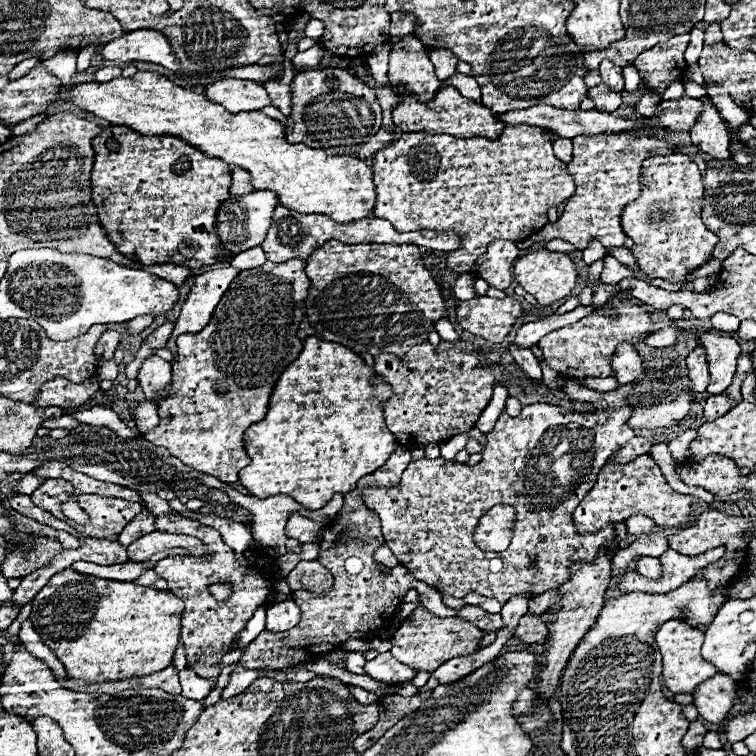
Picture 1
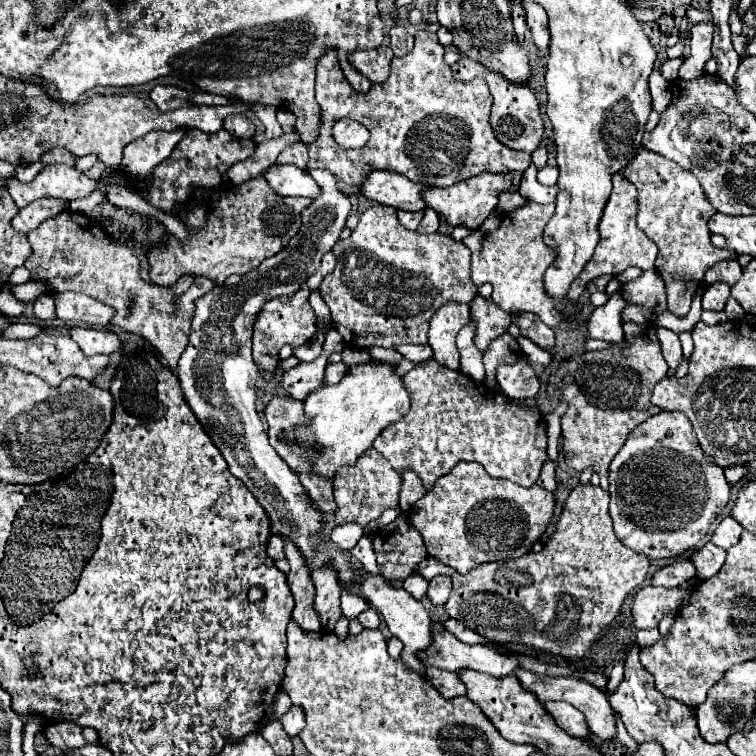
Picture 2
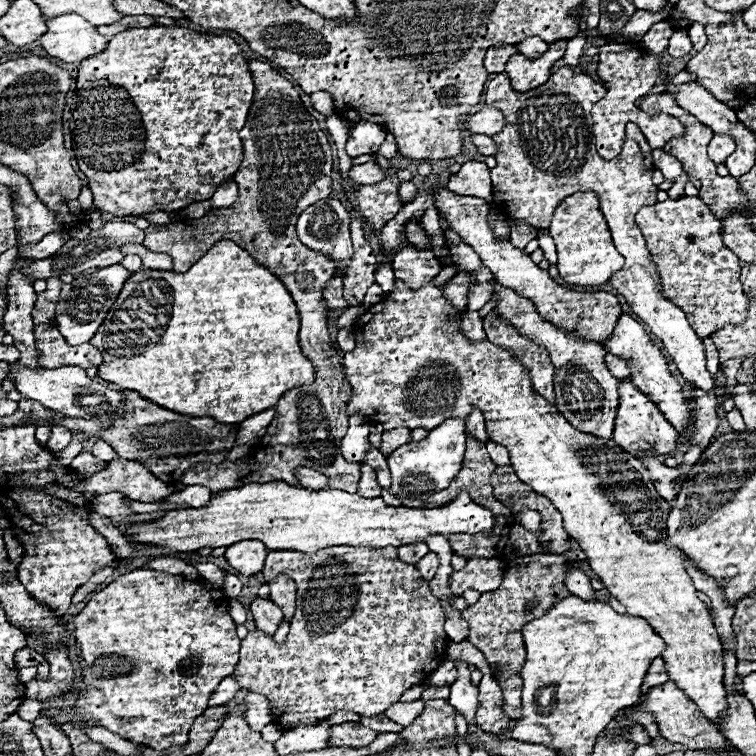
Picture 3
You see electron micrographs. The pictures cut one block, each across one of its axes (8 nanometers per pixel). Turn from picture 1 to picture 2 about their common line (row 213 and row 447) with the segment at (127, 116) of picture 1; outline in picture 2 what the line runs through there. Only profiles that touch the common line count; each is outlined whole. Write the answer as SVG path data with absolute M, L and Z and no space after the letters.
M392 362L352 366L338 384L322 386L304 400L304 414L310 424L296 428L296 444L318 454L310 458L312 472L330 480L340 468L352 466L372 446L376 436L388 424L400 420L408 408L408 392L402 386L402 378L394 374Z

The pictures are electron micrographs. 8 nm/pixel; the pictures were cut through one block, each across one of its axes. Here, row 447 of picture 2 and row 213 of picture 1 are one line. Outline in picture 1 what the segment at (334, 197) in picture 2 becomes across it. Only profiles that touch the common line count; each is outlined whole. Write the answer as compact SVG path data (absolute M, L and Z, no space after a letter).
M254 190L250 194L230 196L228 200L220 202L220 208L216 212L216 234L220 236L222 248L232 254L238 254L248 248L260 246L270 228L272 212L276 204L278 204L278 198L270 190Z

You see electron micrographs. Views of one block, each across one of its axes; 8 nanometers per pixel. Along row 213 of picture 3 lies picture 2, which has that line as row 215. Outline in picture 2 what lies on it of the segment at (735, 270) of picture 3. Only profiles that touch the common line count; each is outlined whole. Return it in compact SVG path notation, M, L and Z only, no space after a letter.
M642 148L626 166L624 176L638 188L638 228L642 228L658 244L656 272L662 276L668 294L668 310L680 318L690 312L692 296L696 294L704 272L718 260L736 256L730 248L714 248L710 242L708 218L716 210L708 204L698 180L672 160Z

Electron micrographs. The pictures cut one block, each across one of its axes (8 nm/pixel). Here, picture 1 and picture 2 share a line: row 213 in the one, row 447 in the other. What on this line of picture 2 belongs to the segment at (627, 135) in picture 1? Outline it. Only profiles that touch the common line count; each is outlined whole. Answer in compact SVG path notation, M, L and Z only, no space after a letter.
M624 322L622 326L626 348L612 346L586 352L586 362L584 356L562 360L548 380L550 400L568 404L568 410L560 420L566 464L574 470L590 468L596 472L604 490L608 490L608 466L624 446L628 434L640 422L660 412L660 408L652 406L650 394L654 384L668 374L668 362L662 356L656 332L634 322Z

